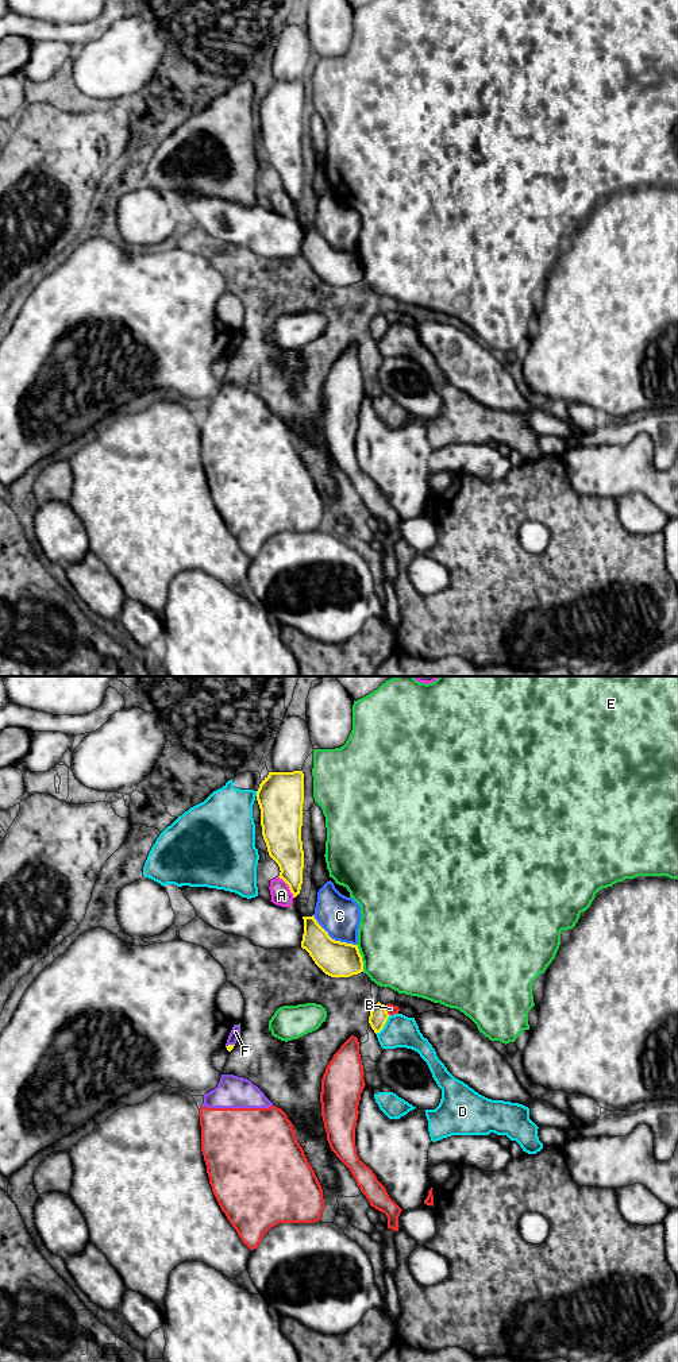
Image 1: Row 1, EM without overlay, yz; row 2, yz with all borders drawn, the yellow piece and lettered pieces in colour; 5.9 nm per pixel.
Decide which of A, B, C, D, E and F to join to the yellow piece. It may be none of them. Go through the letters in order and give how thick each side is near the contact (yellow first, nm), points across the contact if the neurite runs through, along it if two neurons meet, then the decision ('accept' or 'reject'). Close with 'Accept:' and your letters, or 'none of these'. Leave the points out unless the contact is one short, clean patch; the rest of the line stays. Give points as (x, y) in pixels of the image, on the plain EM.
A: calibres 200 and 120 nm; reject
B: calibres 110 and 60 nm; reject
C: calibres 220 and 240 nm; reject
D: calibres 110 and 190 nm; reject
E: calibres 220 and 500 nm; reject
F: calibres 40 and 60 nm; border yz (234, 352), (226, 355); reject
Accept: none of these

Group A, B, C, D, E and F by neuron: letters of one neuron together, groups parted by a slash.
A / B F / C / D / E

